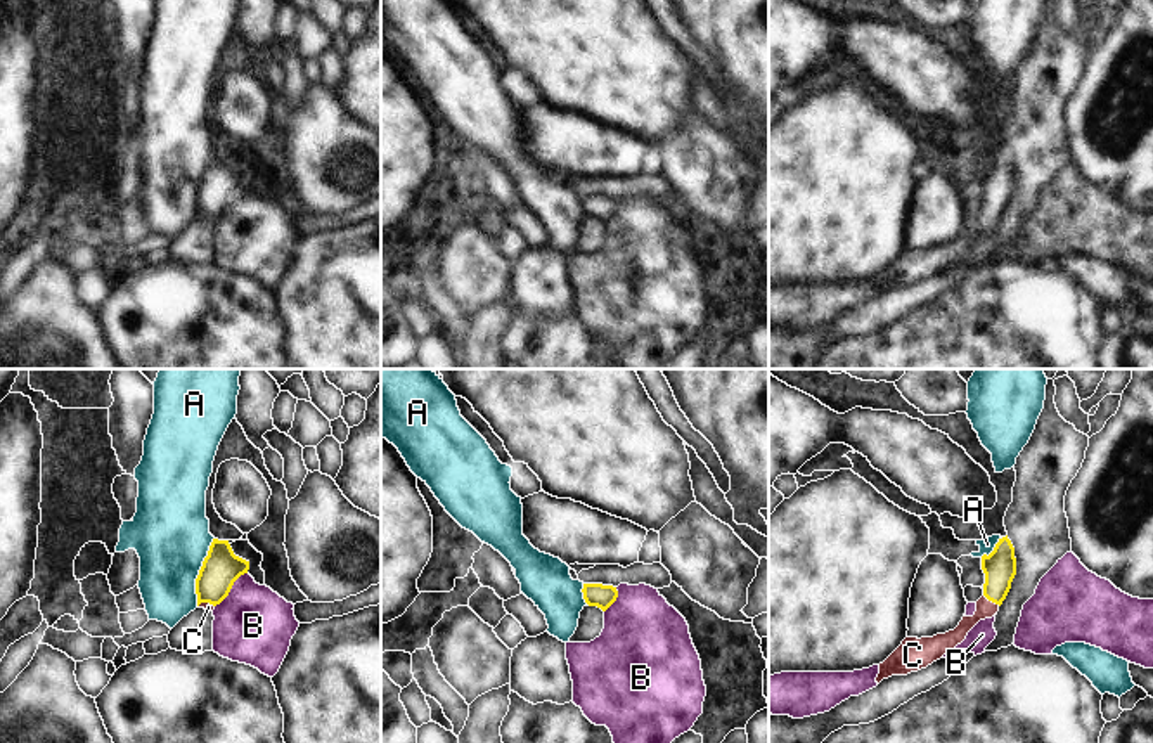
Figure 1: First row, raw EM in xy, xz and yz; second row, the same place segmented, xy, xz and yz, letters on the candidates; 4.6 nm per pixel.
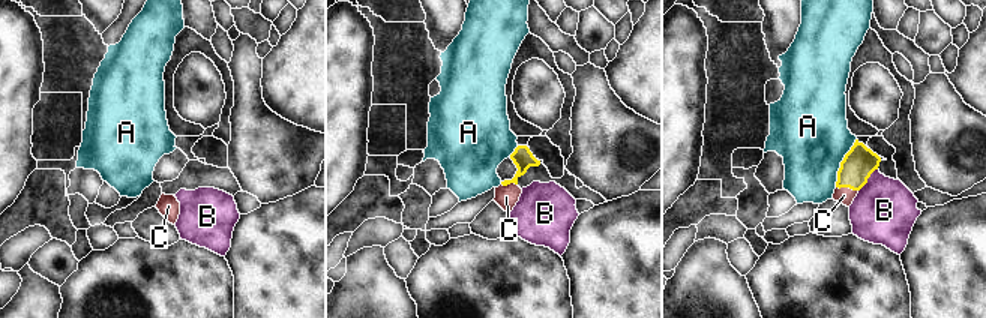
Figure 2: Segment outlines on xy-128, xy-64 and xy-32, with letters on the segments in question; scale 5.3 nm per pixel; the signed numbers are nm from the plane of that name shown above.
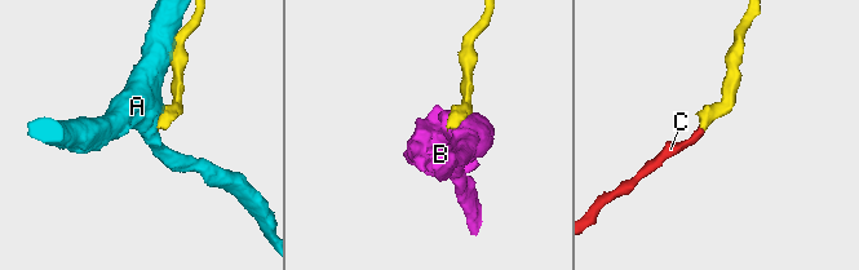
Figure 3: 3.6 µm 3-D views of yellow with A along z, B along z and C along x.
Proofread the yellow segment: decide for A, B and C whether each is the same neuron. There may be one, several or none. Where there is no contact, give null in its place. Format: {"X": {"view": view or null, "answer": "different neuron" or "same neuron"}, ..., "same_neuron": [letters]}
{"A": {"view": "xy", "answer": "different neuron"}, "B": {"view": "xy", "answer": "different neuron"}, "C": {"view": "yz", "answer": "same neuron"}, "same_neuron": ["C"]}

